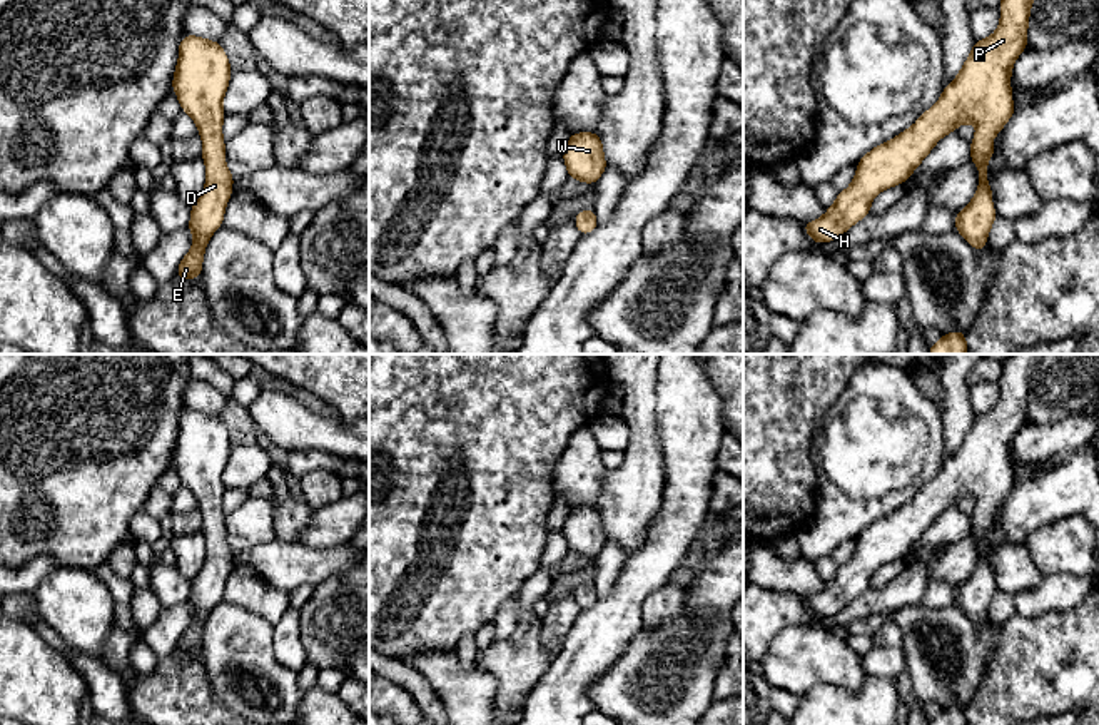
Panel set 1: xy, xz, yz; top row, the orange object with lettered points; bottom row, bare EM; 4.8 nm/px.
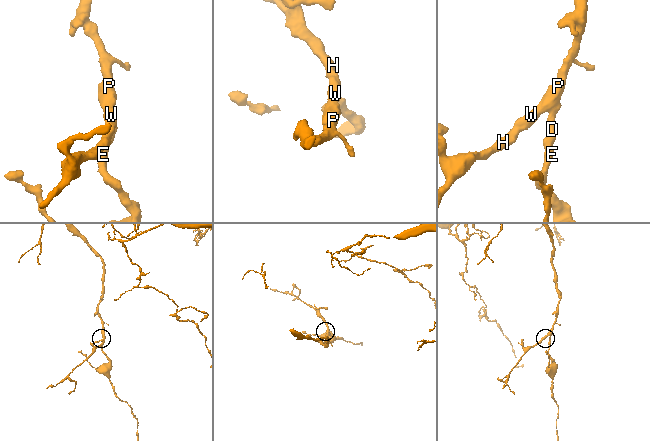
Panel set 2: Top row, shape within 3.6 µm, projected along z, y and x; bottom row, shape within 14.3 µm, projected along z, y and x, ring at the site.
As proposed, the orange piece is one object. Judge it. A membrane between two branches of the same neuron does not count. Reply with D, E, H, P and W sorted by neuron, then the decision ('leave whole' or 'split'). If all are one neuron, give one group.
groups D E H P W; leave whole

